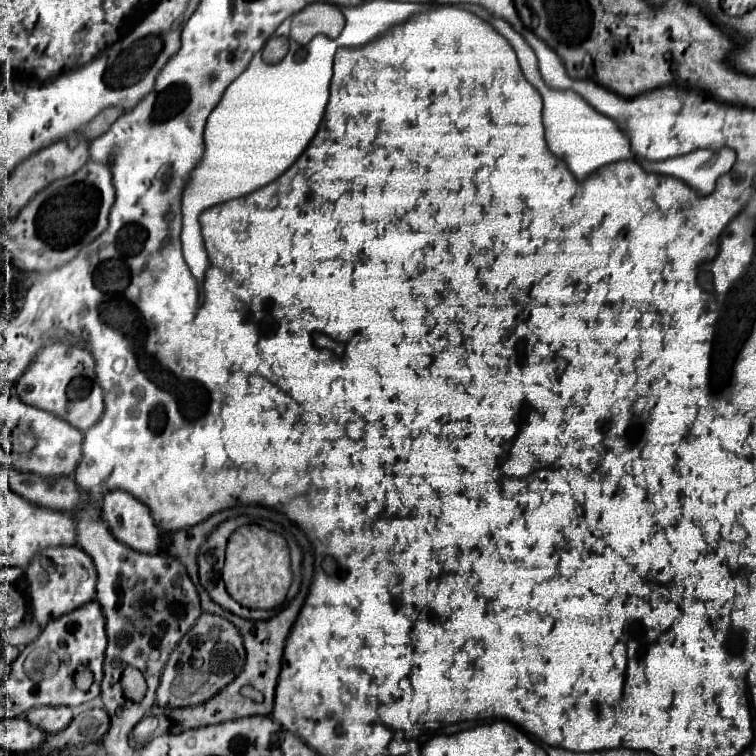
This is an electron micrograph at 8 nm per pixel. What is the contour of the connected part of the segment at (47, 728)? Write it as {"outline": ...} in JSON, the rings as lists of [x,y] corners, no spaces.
{"outline":[[[44,706],[44,708],[32,708],[28,712],[28,722],[34,724],[38,730],[46,734],[54,734],[64,730],[72,720],[72,710],[68,706]]]}

